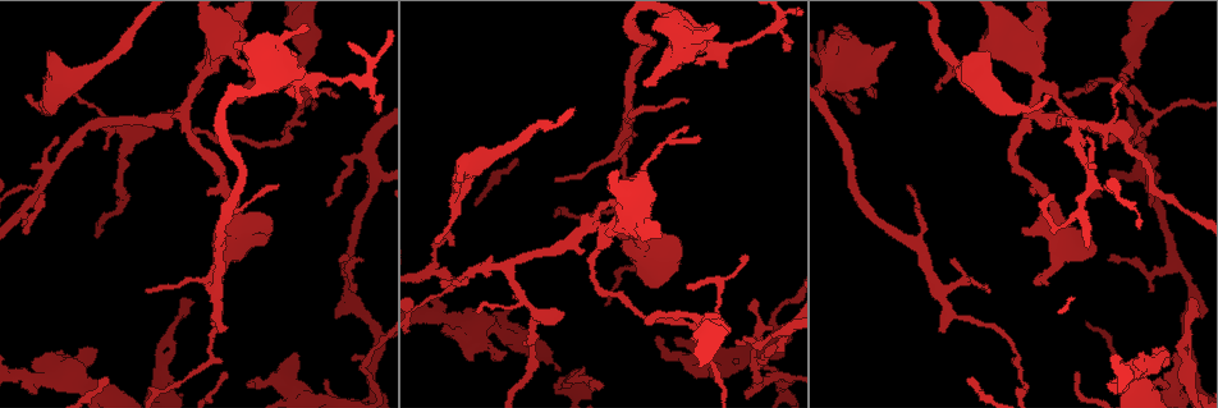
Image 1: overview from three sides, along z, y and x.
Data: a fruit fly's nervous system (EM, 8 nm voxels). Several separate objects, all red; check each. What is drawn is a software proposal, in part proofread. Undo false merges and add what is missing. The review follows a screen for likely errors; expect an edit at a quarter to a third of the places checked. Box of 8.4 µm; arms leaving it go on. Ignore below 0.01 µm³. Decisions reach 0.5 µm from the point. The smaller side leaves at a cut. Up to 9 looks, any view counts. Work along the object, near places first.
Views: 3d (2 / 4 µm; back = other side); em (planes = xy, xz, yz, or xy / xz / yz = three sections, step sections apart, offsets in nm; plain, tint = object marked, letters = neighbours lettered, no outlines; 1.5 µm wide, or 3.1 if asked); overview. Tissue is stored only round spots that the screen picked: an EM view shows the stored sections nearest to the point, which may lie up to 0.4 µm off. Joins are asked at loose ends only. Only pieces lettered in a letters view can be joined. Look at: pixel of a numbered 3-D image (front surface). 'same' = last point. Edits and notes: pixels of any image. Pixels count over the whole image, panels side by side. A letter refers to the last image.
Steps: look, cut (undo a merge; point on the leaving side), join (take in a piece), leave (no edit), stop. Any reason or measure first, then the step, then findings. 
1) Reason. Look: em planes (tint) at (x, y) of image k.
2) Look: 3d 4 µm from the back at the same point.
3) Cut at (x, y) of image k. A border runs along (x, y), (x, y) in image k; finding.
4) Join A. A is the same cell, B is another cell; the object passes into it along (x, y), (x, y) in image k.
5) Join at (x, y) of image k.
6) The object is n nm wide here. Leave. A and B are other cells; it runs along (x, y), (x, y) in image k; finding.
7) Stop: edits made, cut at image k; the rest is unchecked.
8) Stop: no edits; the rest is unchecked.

An open end. Look: em planes (plain) at (564, 315) of image 1.

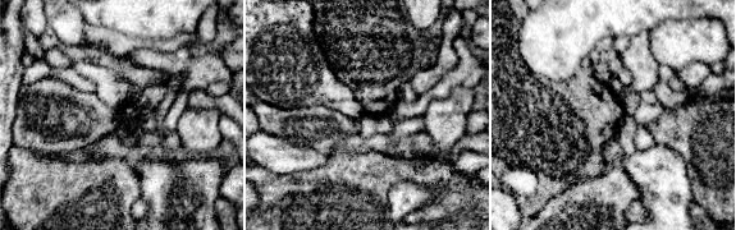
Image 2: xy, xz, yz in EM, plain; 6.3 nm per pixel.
See the neighbours. Look: em planes (letters) at the same point.

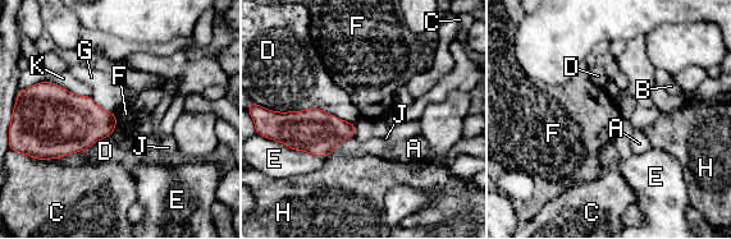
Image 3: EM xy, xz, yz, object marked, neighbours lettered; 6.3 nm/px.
Leave. A, B, C, D, E, F, G, H, J and K are other cells; a border runs along (46, 81), (74, 93), (90, 96) in image 3; none of them fits.

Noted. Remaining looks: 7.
Free end. Look: em planes (plain) at (939, 329) of image 1.

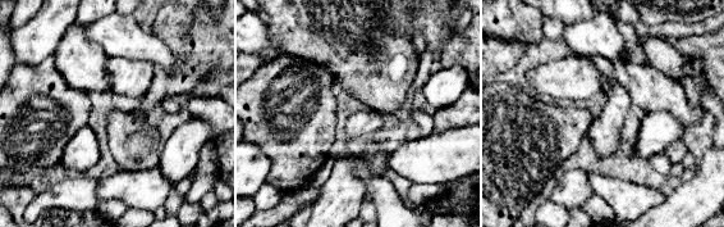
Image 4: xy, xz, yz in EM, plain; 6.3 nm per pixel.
See the neighbours. Look: em planes (letters) at the same point.

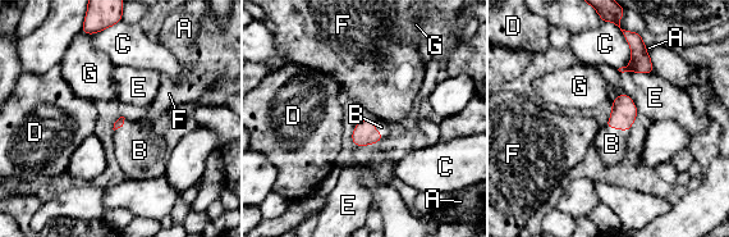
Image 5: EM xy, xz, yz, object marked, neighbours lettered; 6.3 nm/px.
Join B. B is the same cell, A, C, D, E, F and G are other cells; it goes on there.

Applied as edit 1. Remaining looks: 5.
Look: overview.

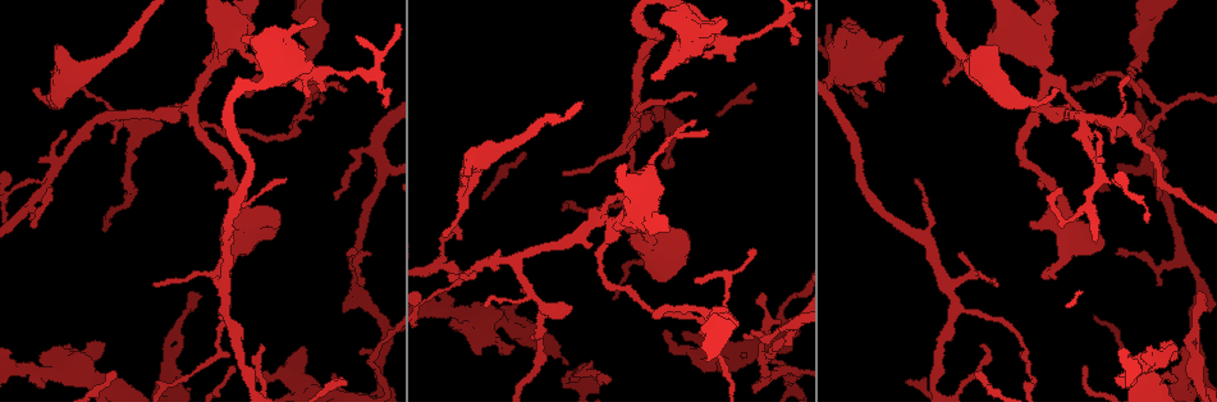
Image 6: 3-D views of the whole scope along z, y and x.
Sharp bend. Look: 3d 2 µm at (1142, 362) of image 6.

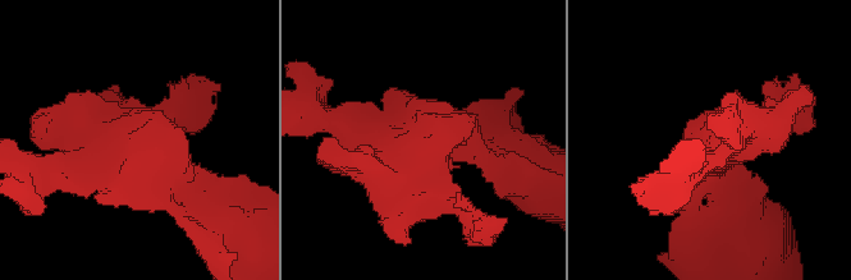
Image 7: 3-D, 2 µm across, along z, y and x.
Now the EM. Look: em planes (letters) at (715, 140) of image 7.

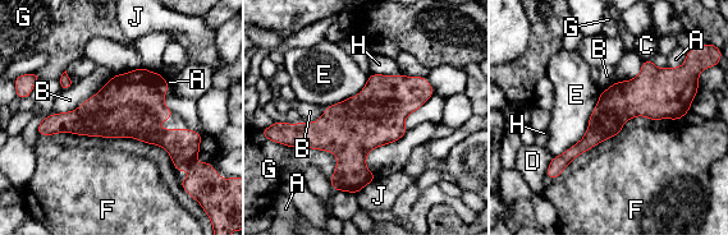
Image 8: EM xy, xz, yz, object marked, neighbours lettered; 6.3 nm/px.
Leave. A, B, C, D, E, F, G, H and J are other cells; it runs along (687, 101), (627, 101), (562, 159) in image 8; one cell here.

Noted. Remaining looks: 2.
Look: em yz step 8 (tint) at (257, 382) of image 6.

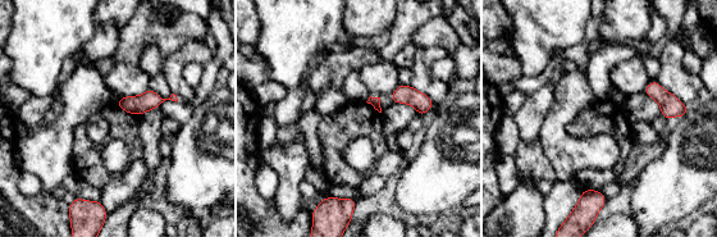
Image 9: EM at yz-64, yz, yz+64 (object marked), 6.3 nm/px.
Another direction. Look: em planes (letters) at the same point.

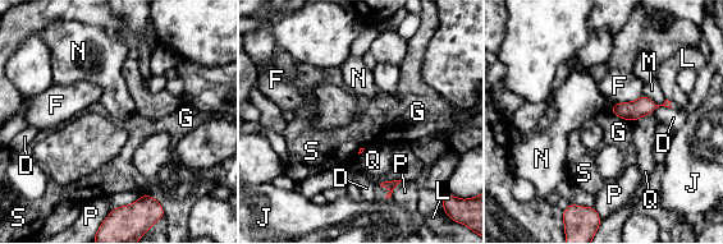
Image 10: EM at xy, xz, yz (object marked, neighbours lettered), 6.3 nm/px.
Leave. D, F, G, J, L, M, N, P, Q and S are other cells; none of them fits.

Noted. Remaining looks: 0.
Stop: edits made, join at image 5; the rest is unchecked.

